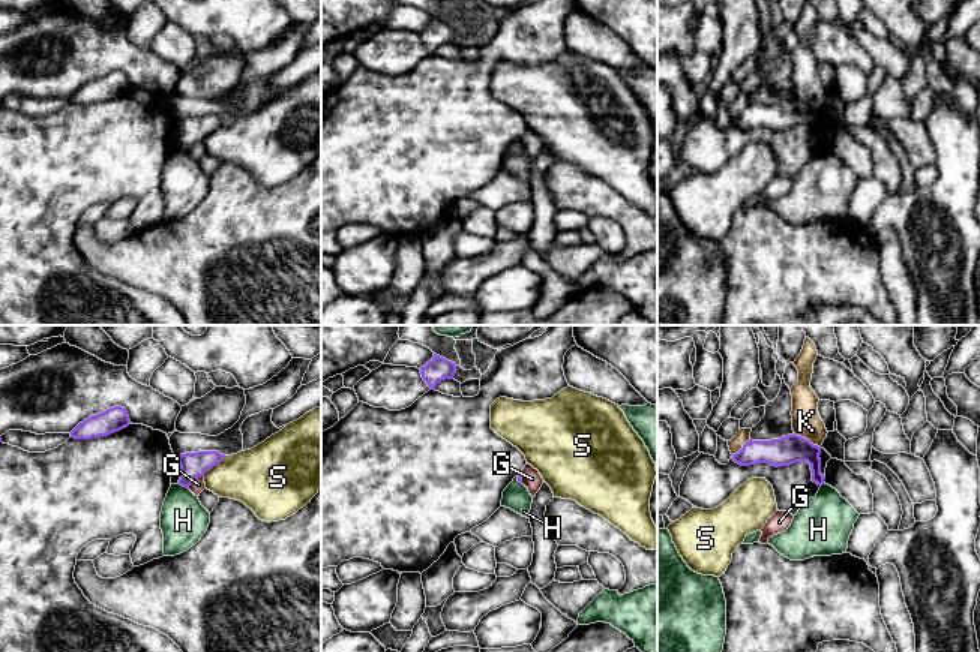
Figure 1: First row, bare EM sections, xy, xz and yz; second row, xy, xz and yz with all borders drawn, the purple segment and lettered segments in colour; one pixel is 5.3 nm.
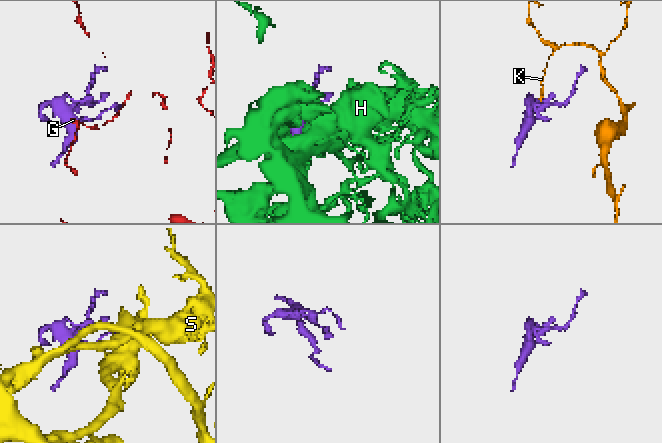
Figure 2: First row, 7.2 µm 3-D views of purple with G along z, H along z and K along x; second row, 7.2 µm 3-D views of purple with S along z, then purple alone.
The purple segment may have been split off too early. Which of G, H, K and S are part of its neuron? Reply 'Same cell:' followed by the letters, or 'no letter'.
Same cell: no letter

